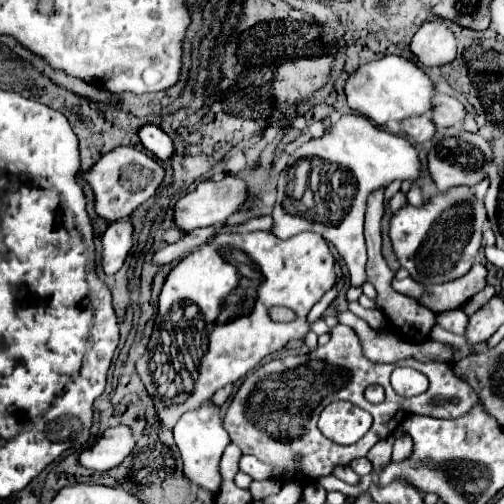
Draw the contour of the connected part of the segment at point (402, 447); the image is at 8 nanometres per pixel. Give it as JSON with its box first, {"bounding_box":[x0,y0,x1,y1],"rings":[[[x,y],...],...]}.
{"bounding_box":[392,430,414,462],"rings":[[[400,430],[400,438],[396,438],[396,442],[394,442],[392,460],[394,460],[394,462],[398,462],[398,460],[402,462],[402,460],[410,458],[410,456],[412,456],[412,446],[414,446],[412,438]]]}

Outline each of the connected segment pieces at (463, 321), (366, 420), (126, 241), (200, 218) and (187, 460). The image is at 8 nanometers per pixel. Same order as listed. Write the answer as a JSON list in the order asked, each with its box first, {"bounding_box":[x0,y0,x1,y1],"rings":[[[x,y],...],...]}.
[{"bounding_box":[436,308,468,334],"rings":[[[454,308],[454,310],[446,310],[446,312],[438,312],[436,314],[436,322],[456,334],[466,334],[466,326],[468,326],[468,316],[464,314],[462,308]]]},{"bounding_box":[318,402,372,444],"rings":[[[350,402],[328,404],[318,420],[318,428],[336,444],[354,444],[370,429],[372,416]]]},{"bounding_box":[102,220,134,274],"rings":[[[118,220],[108,226],[102,236],[104,252],[102,252],[102,268],[106,274],[114,274],[122,268],[126,256],[132,250],[132,232],[134,226],[130,220]]]},{"bounding_box":[174,174,248,232],"rings":[[[226,174],[224,180],[212,182],[200,182],[198,188],[190,194],[186,194],[184,198],[178,200],[176,208],[174,208],[174,220],[176,226],[184,232],[190,232],[194,228],[204,228],[204,226],[214,226],[214,224],[224,224],[228,216],[232,216],[234,212],[238,212],[244,202],[248,198],[248,186],[242,178],[234,178],[232,174]]]},{"bounding_box":[174,400,232,494],"rings":[[[204,400],[198,408],[186,412],[178,424],[174,426],[174,440],[180,448],[182,454],[182,462],[184,462],[184,474],[198,486],[212,490],[214,494],[218,492],[220,486],[220,472],[218,472],[218,464],[222,458],[224,448],[232,442],[228,432],[222,426],[222,418],[220,418],[220,406],[216,406],[212,400]]]}]

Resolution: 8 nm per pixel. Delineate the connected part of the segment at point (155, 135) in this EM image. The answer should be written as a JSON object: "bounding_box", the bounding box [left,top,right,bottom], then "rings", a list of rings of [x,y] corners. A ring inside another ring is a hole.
{"bounding_box":[138,124,174,160],"rings":[[[146,124],[140,128],[138,136],[140,136],[144,148],[150,150],[160,160],[168,160],[174,156],[174,140],[160,126]]]}

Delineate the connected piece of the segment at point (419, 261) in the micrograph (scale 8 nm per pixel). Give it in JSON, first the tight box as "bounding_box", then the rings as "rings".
{"bounding_box":[390,188,488,286],"rings":[[[452,188],[452,192],[434,196],[422,208],[414,208],[410,204],[400,208],[390,220],[390,240],[402,268],[406,268],[416,282],[422,282],[426,286],[444,284],[464,276],[472,268],[474,258],[478,256],[482,246],[482,226],[486,220],[488,218],[484,212],[484,204],[476,196],[472,196],[468,188]]]}

